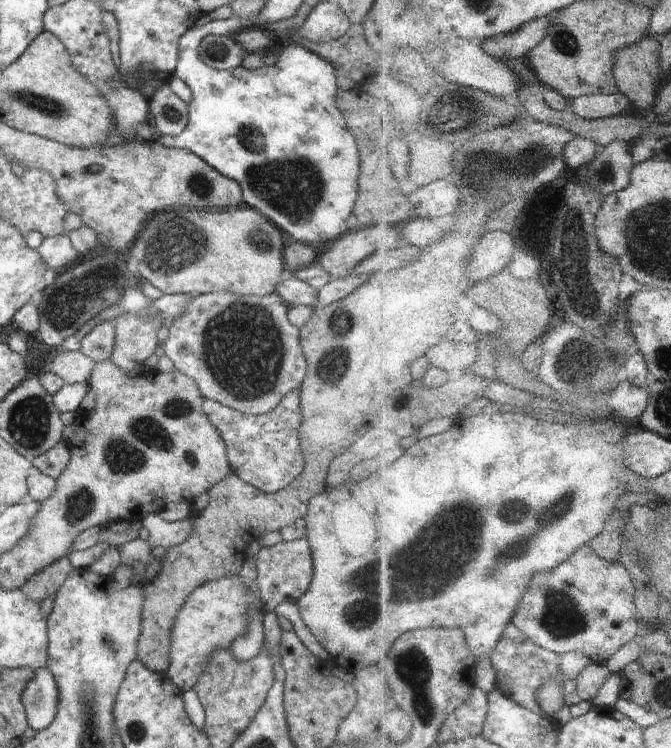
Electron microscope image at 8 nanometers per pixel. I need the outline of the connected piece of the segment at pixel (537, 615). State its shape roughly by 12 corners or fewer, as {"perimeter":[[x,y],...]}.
{"perimeter":[[589,545],[532,577],[514,621],[607,662],[643,633],[639,585]]}

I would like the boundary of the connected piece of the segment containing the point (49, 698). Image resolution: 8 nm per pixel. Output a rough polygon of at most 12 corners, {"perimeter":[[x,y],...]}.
{"perimeter":[[46,667],[21,694],[29,726],[50,726],[59,690]]}

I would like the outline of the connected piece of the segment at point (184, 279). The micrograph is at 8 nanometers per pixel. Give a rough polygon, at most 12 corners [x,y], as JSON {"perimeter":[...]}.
{"perimeter":[[242,204],[154,216],[128,251],[164,295],[264,296],[284,242]]}

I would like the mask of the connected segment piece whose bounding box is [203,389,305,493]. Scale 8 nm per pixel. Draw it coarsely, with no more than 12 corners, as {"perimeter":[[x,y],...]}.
{"perimeter":[[300,389],[247,415],[204,399],[231,472],[263,493],[303,472]]}

